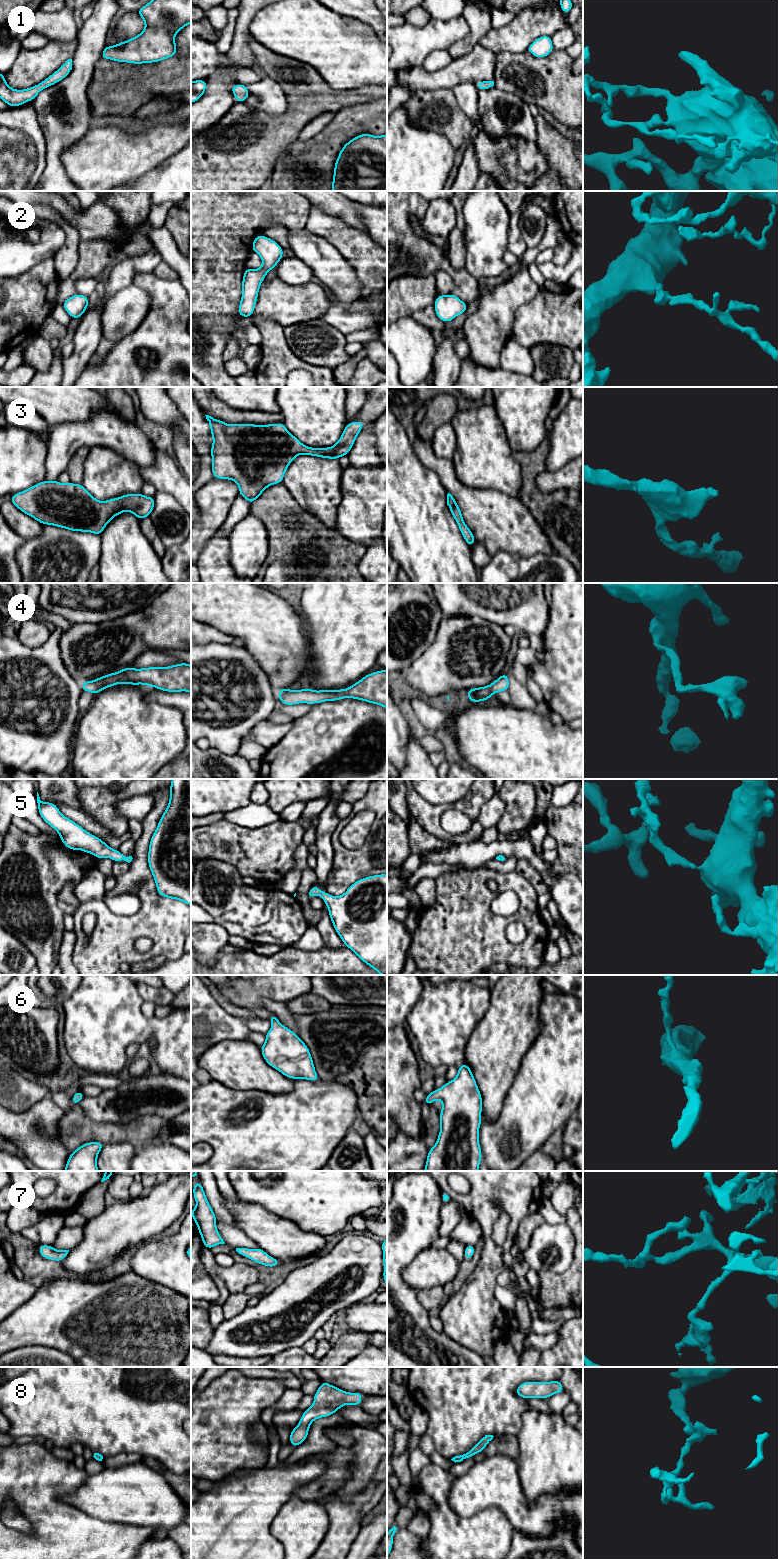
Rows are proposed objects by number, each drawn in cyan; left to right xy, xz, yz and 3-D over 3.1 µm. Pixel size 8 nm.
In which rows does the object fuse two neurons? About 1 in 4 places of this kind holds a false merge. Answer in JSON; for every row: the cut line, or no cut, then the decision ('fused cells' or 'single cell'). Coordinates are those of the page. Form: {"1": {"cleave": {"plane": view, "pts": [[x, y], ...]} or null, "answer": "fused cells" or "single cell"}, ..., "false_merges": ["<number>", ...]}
{"1": {"cleave": null, "answer": "single cell"}, "2": {"cleave": null, "answer": "single cell"}, "3": {"cleave": null, "answer": "single cell"}, "4": {"cleave": null, "answer": "single cell"}, "5": {"cleave": null, "answer": "single cell"}, "6": {"cleave": null, "answer": "single cell"}, "7": {"cleave": null, "answer": "single cell"}, "8": {"cleave": null, "answer": "single cell"}, "false_merges": []}

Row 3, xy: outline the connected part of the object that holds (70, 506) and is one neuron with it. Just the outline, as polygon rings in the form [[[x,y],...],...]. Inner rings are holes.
[[[44,480],[22,492],[11,495],[11,502],[16,508],[41,524],[53,525],[70,531],[90,532],[100,536],[108,522],[122,512],[130,511],[139,520],[149,517],[155,505],[155,497],[146,497],[140,492],[99,501],[82,484],[72,482],[62,484],[58,480]]]

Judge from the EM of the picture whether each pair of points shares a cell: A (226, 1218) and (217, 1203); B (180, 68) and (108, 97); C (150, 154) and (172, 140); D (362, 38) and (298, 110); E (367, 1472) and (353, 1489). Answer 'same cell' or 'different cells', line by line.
A: same cell
B: same cell
C: same cell
D: different cells
E: same cell

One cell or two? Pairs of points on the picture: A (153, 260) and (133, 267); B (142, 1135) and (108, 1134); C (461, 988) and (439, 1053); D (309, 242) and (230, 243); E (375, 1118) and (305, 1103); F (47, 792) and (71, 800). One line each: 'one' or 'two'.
A: one
B: one
C: one
D: two
E: two
F: one

